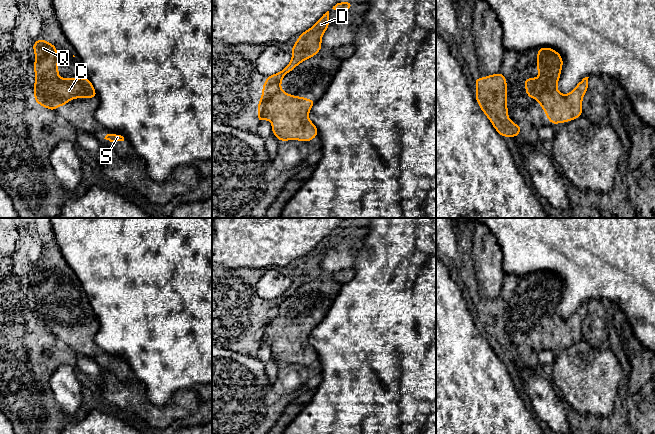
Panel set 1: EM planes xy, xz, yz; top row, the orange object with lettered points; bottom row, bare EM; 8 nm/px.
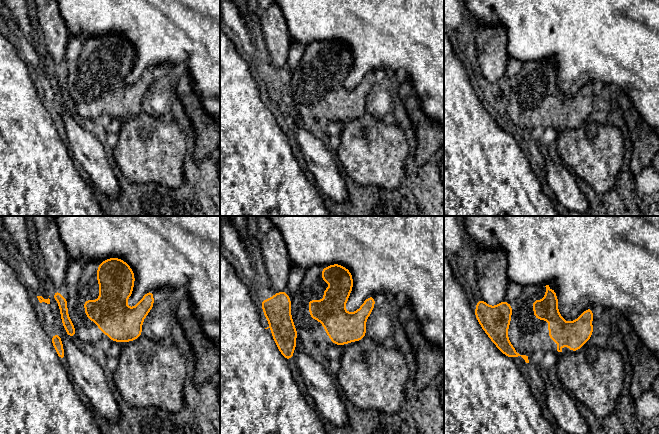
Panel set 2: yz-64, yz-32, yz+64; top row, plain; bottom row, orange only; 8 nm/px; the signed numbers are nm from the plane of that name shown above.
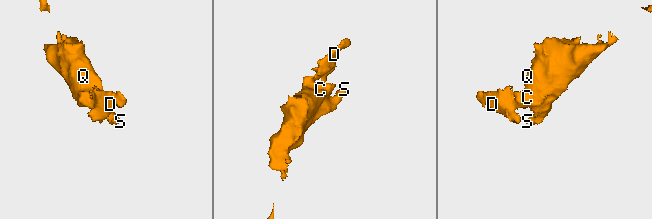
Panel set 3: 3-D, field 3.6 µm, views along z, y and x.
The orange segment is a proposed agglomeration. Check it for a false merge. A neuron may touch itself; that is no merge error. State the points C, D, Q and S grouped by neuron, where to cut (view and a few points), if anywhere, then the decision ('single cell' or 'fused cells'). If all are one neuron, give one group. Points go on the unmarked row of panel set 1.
C D Q S; no cut; single cell

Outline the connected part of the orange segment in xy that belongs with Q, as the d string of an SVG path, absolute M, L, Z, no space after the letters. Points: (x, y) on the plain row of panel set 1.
M45 263L33 265L35 276L34 297L36 305L33 308L34 324L39 330L55 335L75 322L97 322L98 319L89 303L58 302L57 288L60 281L57 271Z

